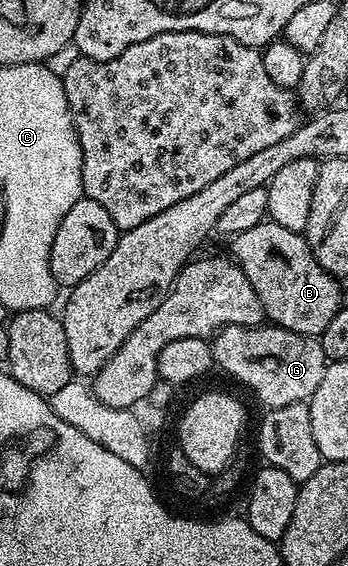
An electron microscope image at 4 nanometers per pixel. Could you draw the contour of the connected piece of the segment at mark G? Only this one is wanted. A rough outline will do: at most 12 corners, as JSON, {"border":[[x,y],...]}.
{"border":[[227,326],[214,365],[267,408],[307,402],[329,361],[318,337]]}

